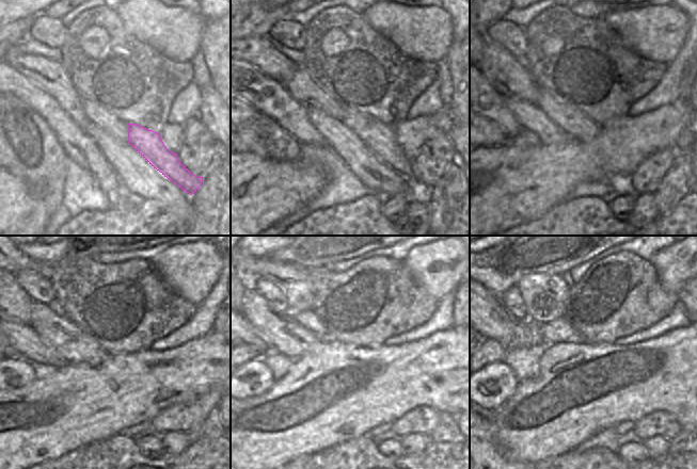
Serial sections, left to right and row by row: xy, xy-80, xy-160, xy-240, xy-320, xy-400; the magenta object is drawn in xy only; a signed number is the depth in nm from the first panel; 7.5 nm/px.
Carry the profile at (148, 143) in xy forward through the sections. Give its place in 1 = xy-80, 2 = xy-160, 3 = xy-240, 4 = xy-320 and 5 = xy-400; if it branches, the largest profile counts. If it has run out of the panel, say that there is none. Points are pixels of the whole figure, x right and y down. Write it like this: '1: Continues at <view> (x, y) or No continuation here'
1: Continues at xy-80 (381, 139)
2: Continues at xy-160 (563, 113)
3: Continues at xy-240 (74, 345)
4: Continues at xy-320 (284, 335)
5: Continues at xy-400 (491, 320).

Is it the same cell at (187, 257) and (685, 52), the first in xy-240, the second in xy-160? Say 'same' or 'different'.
different

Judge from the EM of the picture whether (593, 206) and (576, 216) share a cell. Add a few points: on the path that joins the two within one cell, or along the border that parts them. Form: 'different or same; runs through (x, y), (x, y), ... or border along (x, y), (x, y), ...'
same; runs through (589, 210), (581, 216)

